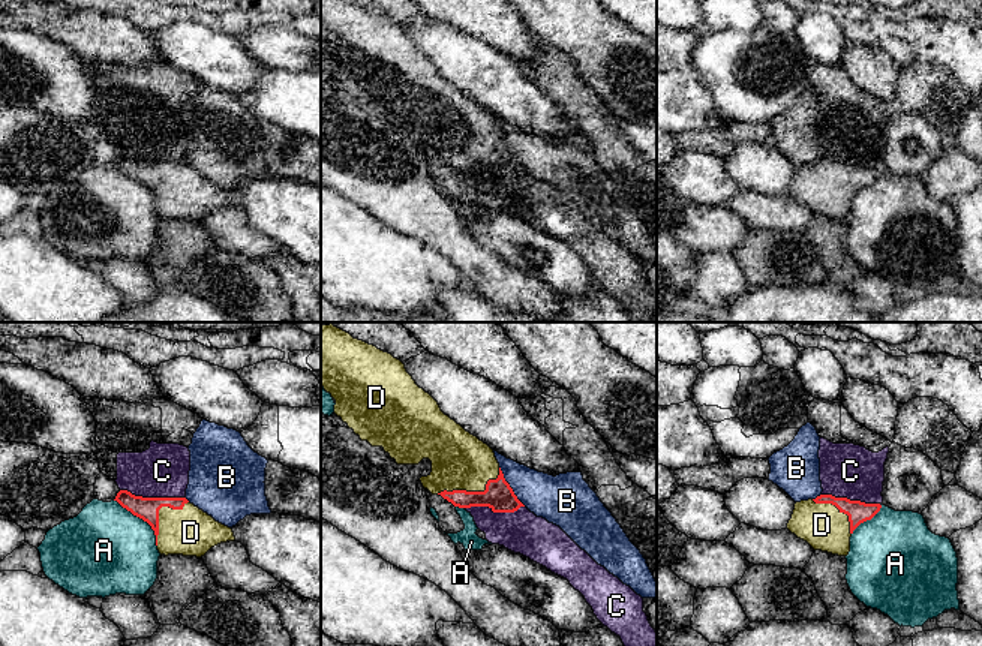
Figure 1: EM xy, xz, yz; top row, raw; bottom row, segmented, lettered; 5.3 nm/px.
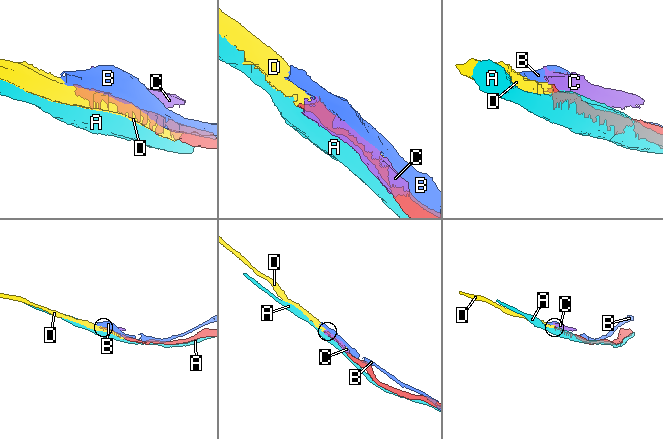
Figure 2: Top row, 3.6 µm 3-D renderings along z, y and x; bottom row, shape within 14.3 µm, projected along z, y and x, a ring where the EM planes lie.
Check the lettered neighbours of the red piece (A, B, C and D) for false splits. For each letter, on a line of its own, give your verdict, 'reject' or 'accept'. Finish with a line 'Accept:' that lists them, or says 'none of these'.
A: reject
B: reject
C: reject
D: accept
Accept: D

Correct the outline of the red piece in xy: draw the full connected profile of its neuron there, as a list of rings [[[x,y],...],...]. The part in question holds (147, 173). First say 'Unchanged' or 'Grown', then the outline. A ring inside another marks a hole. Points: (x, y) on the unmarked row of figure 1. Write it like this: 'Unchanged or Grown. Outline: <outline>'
Grown. Outline: [[[120,154],[115,163],[147,186],[160,219],[204,220],[211,211],[234,205],[231,192],[190,168],[186,162],[142,162]]]

